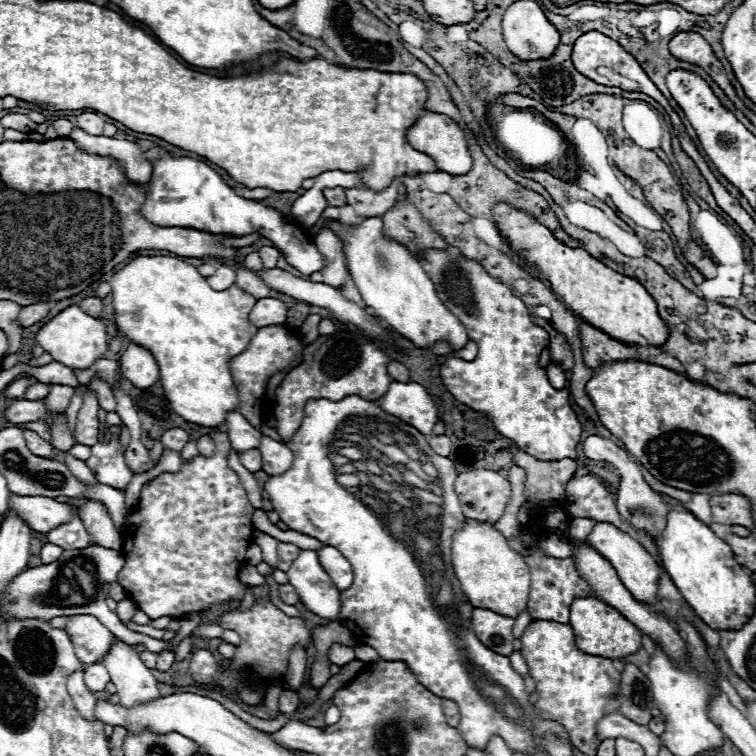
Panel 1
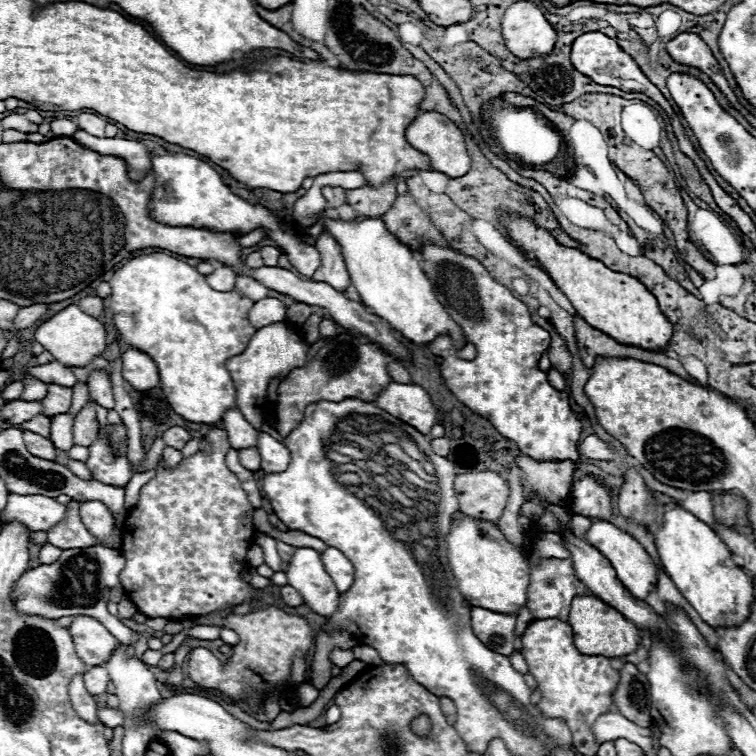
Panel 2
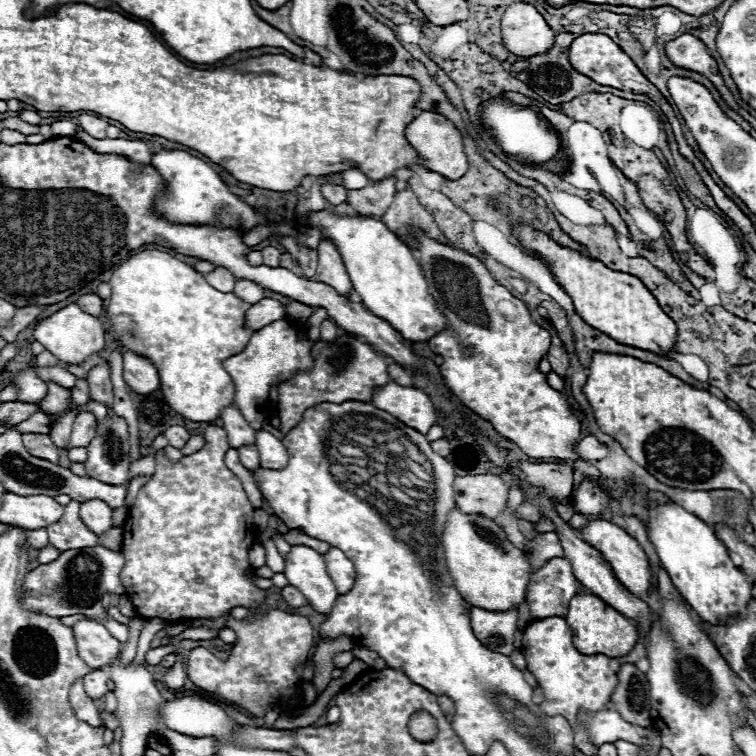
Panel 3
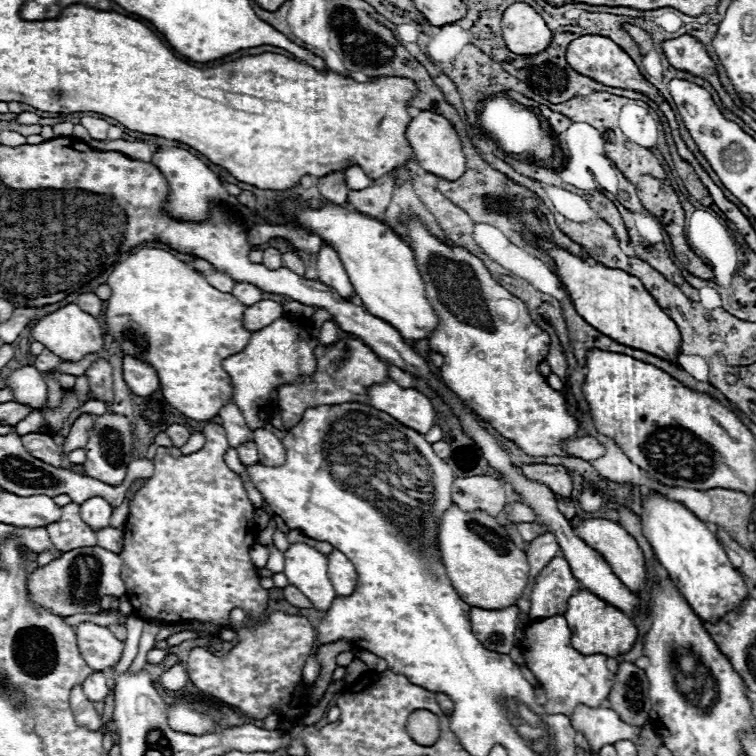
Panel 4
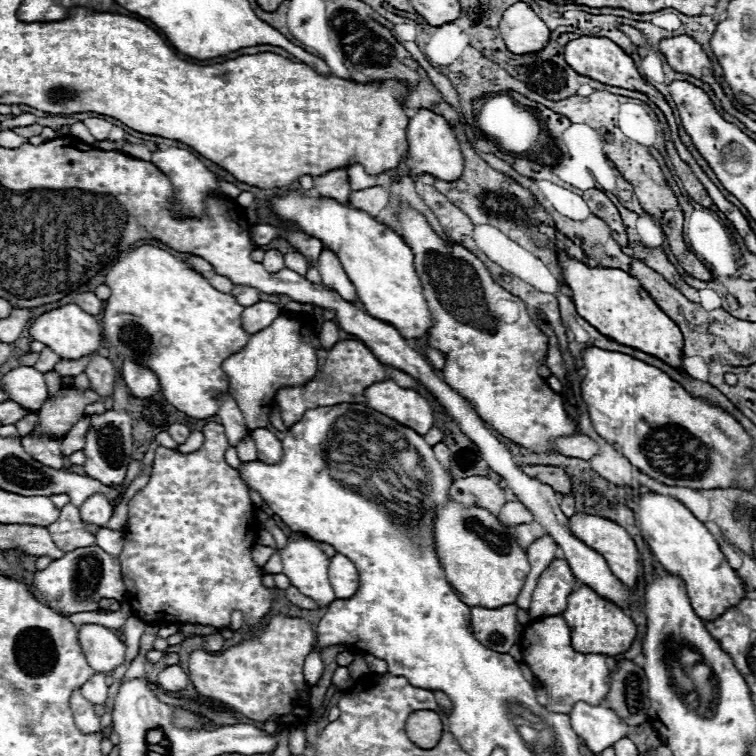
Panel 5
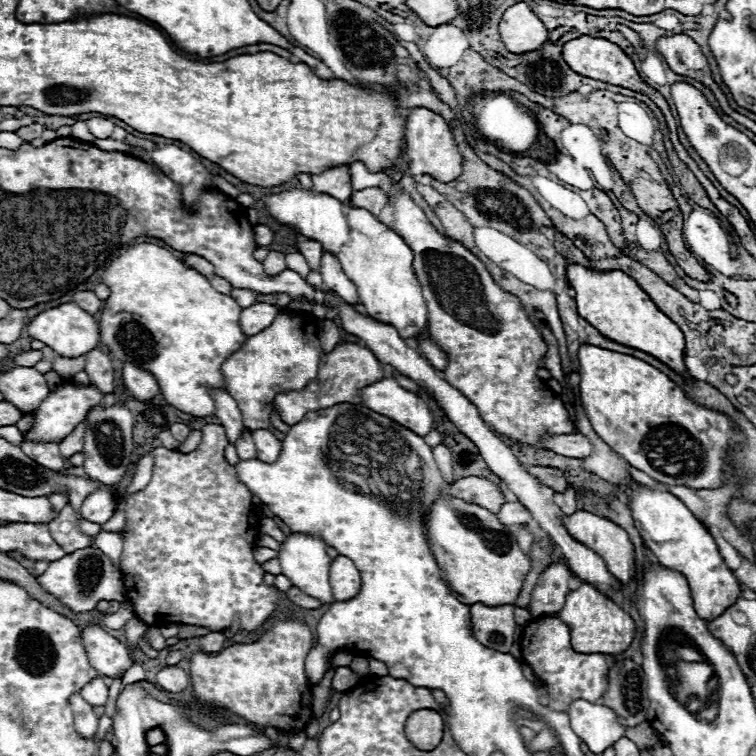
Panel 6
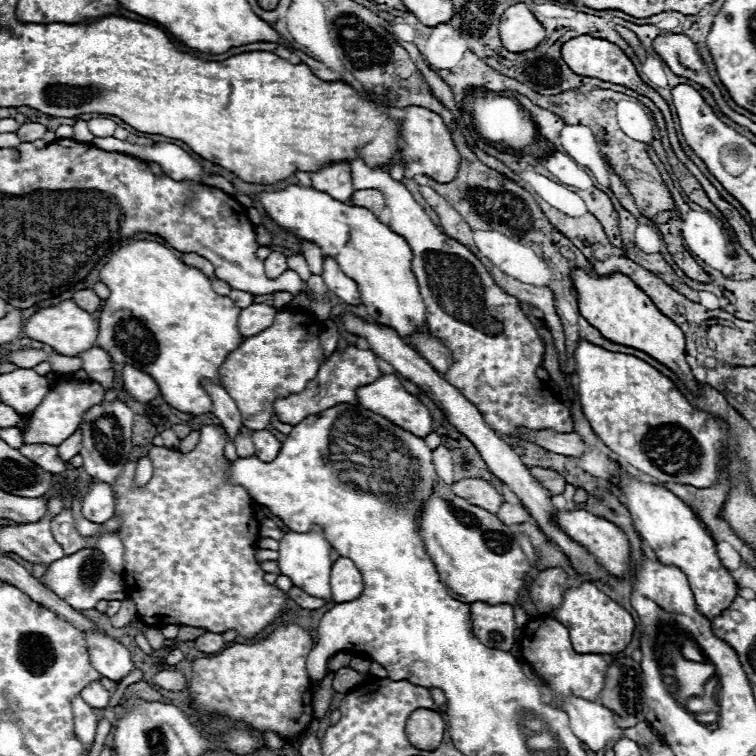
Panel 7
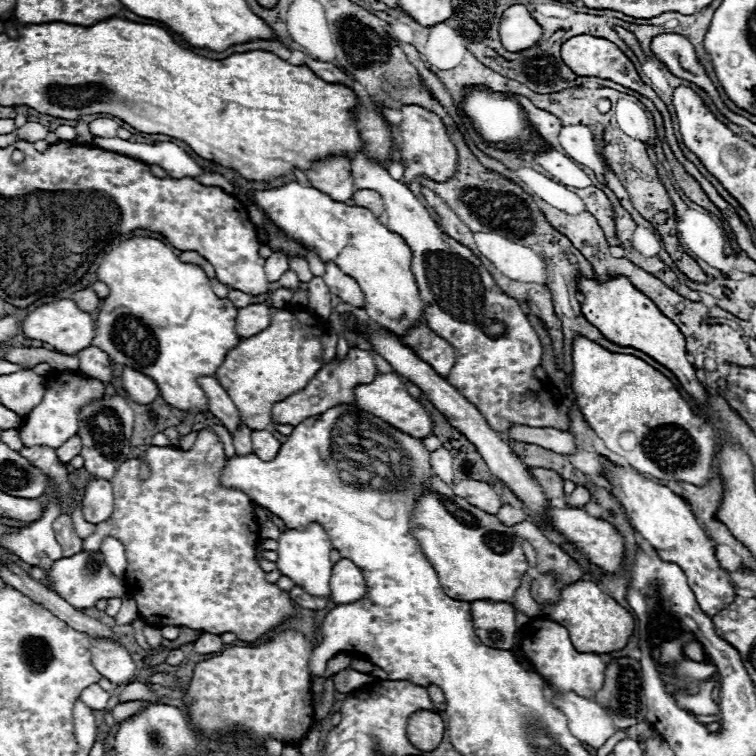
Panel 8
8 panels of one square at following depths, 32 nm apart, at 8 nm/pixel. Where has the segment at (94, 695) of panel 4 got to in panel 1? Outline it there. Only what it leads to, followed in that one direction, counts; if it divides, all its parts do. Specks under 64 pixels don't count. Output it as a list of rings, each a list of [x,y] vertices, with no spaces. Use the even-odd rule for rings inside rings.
[[[90,664],[84,670],[84,682],[92,692],[102,692],[110,682],[110,676],[102,664]]]

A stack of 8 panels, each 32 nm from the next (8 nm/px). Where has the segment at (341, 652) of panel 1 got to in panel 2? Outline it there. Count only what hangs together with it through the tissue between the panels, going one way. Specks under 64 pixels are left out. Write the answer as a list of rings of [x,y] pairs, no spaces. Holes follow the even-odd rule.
[[[334,650],[332,656],[330,656],[330,660],[332,660],[338,668],[344,668],[344,666],[348,666],[348,664],[354,660],[354,654],[352,654],[352,650]]]

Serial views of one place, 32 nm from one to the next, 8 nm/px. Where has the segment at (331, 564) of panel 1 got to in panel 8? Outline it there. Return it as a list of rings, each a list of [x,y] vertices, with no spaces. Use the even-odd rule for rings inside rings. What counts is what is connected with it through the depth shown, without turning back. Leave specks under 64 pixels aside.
[[[346,558],[334,564],[330,586],[332,586],[332,600],[336,604],[352,604],[364,598],[366,594],[366,580],[362,570]]]

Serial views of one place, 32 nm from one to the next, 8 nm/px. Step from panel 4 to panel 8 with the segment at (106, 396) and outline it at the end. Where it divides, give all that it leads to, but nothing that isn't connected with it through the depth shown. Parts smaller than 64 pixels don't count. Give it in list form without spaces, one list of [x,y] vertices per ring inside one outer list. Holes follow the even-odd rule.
[[[88,346],[84,350],[80,350],[76,354],[76,358],[80,360],[80,366],[78,370],[82,370],[86,376],[92,376],[92,378],[98,378],[102,380],[104,384],[112,380],[112,362],[108,358],[108,354],[104,354],[100,348],[96,346]]]

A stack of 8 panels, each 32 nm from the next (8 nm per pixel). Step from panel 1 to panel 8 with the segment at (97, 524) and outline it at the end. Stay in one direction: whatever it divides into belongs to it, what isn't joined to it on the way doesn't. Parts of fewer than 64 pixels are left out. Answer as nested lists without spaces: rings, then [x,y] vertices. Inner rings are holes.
[[[90,476],[88,484],[84,488],[84,496],[82,496],[84,518],[92,524],[98,524],[98,522],[108,520],[112,510],[114,510],[114,500],[112,500],[110,482],[104,478]]]

